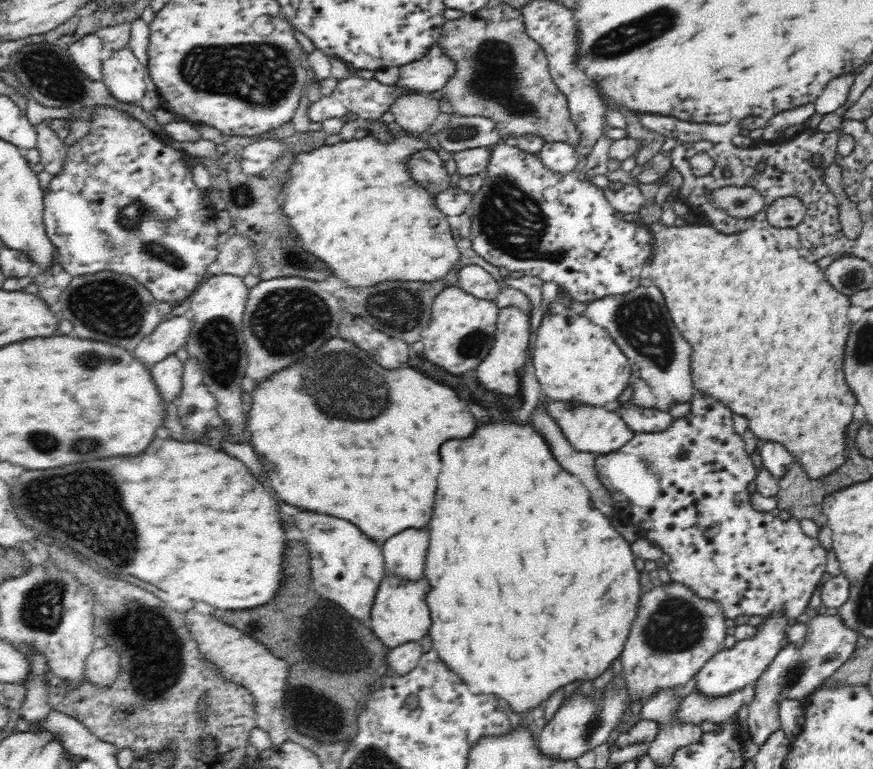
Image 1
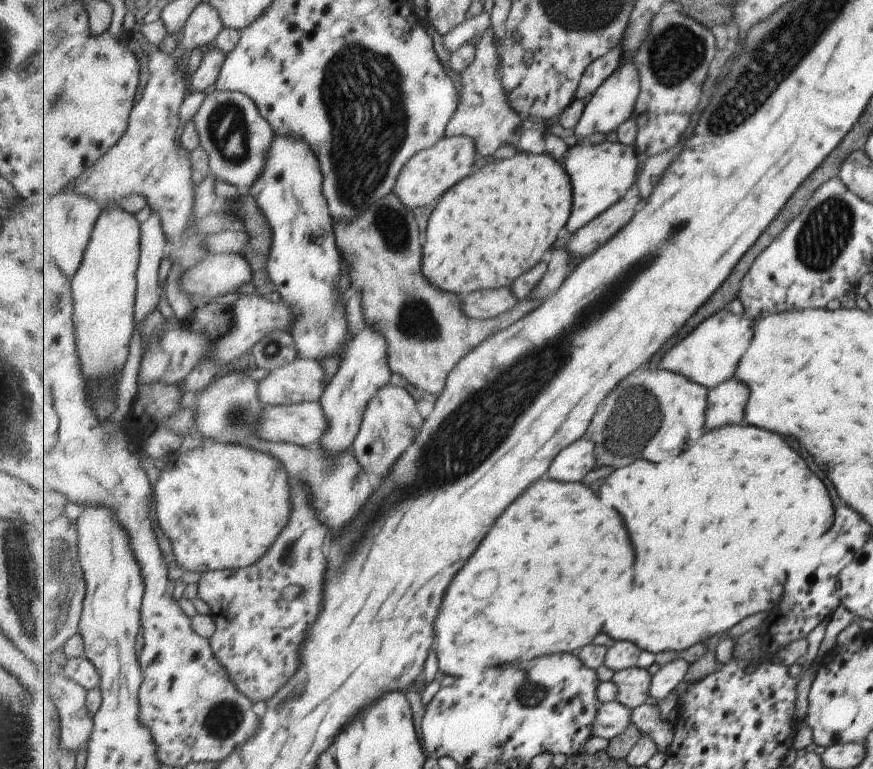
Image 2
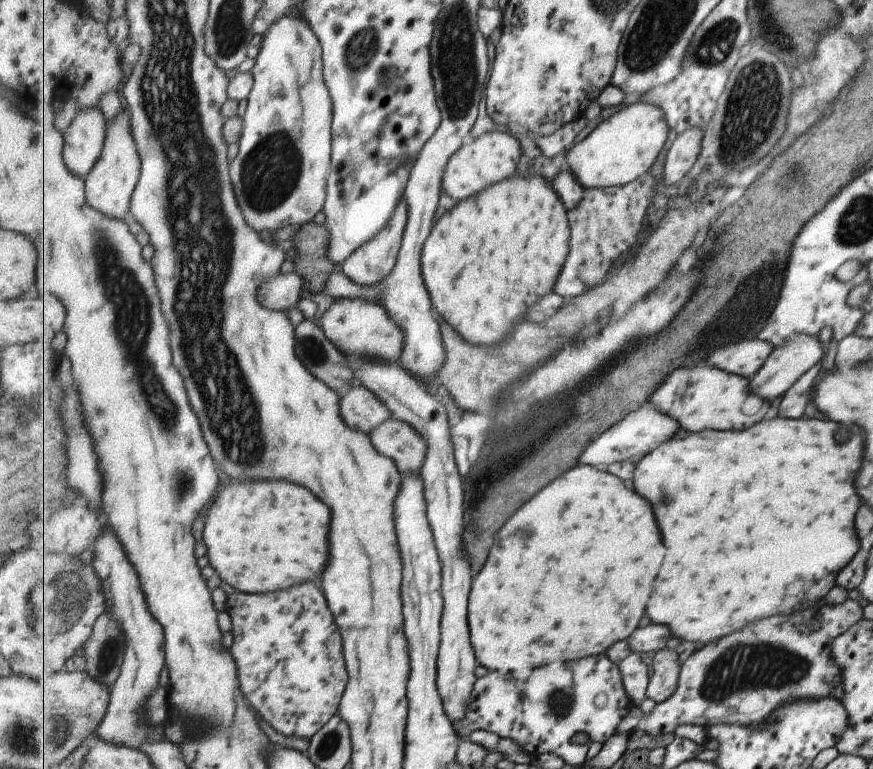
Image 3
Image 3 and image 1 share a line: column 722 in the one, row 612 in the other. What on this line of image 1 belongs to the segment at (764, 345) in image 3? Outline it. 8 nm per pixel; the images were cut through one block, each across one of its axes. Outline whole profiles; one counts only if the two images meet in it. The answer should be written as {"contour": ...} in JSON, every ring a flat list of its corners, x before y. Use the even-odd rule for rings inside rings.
{"contour":[[282,504,284,520,296,524,312,552,312,580,320,596,340,604,356,618,368,622,370,609,382,578,385,577,385,560,382,544,368,538,354,522,336,518,330,514,300,510,290,504]]}

